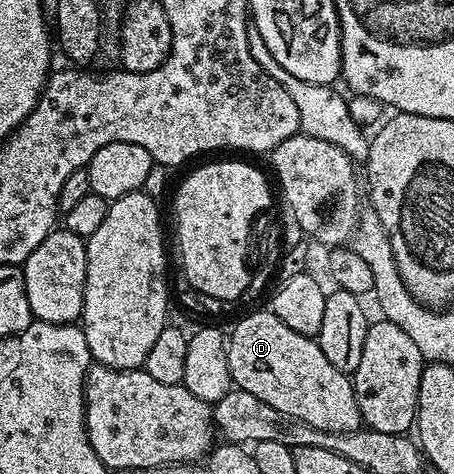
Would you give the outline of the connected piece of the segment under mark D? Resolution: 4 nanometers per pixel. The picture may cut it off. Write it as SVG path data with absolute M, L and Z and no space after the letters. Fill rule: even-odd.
M262 308L239 319L233 335L228 335L227 345L229 371L236 389L259 396L263 404L271 404L271 408L279 408L279 412L295 416L311 424L311 428L327 432L362 429L352 377L339 372L339 368L323 356L323 348L316 340L287 328L272 310Z

